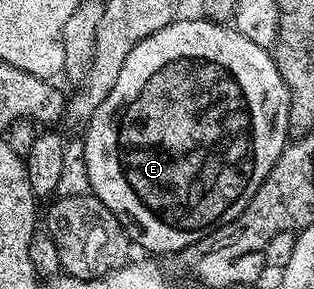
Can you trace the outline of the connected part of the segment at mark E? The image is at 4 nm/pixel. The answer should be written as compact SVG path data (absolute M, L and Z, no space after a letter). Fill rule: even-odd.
M179 17L166 27L160 28L154 35L136 44L124 66L120 68L120 76L112 92L96 108L92 120L85 127L86 133L86 178L90 181L89 193L94 194L120 220L131 243L142 250L151 250L154 254L173 255L185 246L191 246L196 240L208 236L216 228L236 220L244 208L256 196L256 188L268 176L268 172L276 164L276 160L288 145L290 128L290 93L274 63L274 55L267 47L248 40L237 28L230 24L209 22L208 19Z

